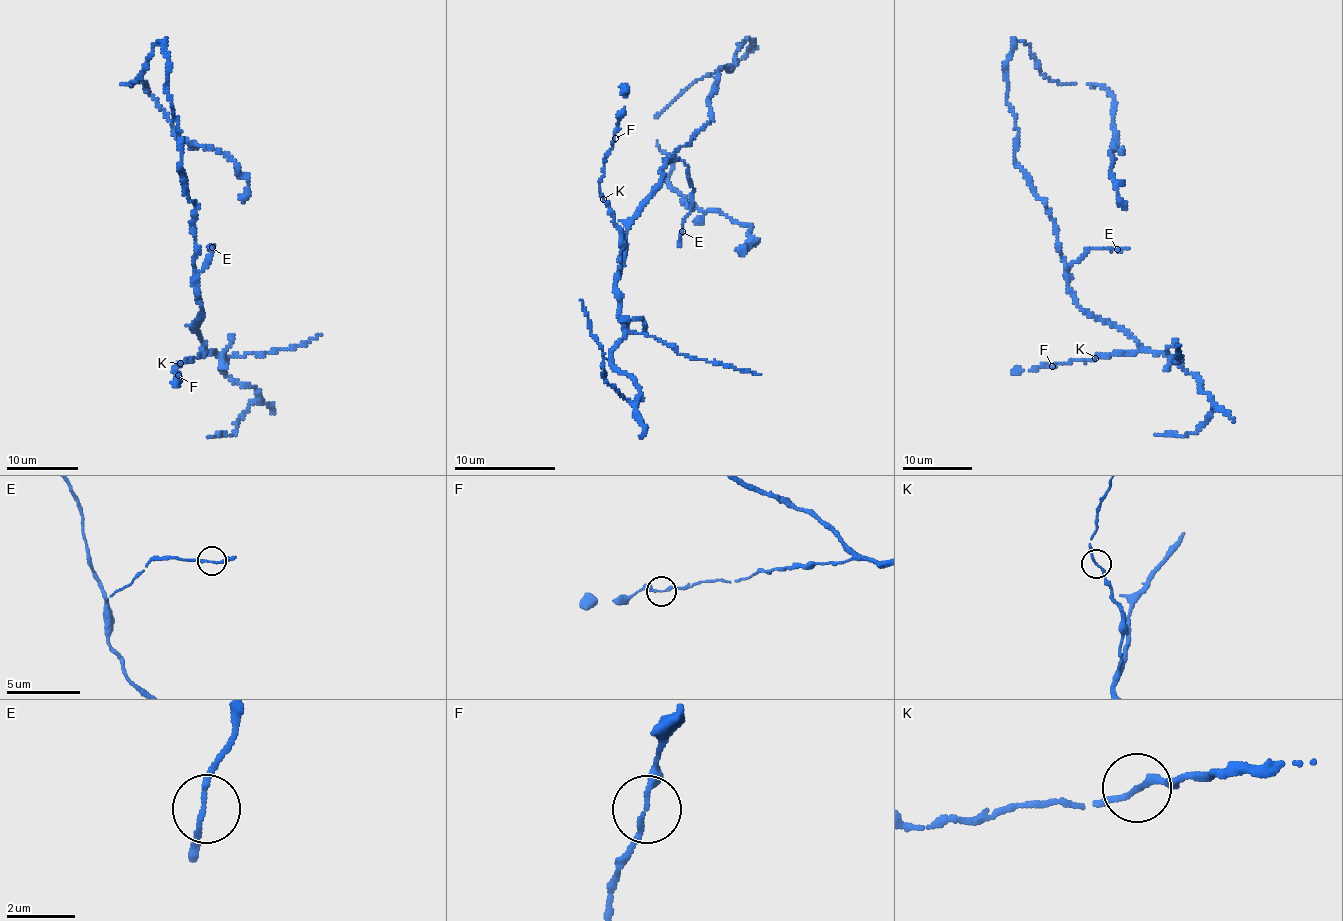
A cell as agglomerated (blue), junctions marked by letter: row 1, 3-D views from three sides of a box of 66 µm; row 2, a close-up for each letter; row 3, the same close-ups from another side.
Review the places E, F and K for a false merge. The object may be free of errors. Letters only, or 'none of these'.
none of these

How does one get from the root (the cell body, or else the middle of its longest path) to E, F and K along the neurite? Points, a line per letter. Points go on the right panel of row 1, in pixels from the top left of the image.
E: (1025, 173), (1025, 178), (1053, 222), (1058, 252), (1066, 267), (1090, 249), (1117, 249)
F: (1025, 173), (1053, 222), (1074, 298), (1093, 316), (1123, 328), (1141, 349), (1052, 366)
K: (1025, 173), (1053, 222), (1074, 298), (1093, 316), (1123, 328), (1141, 349), (1095, 358)

